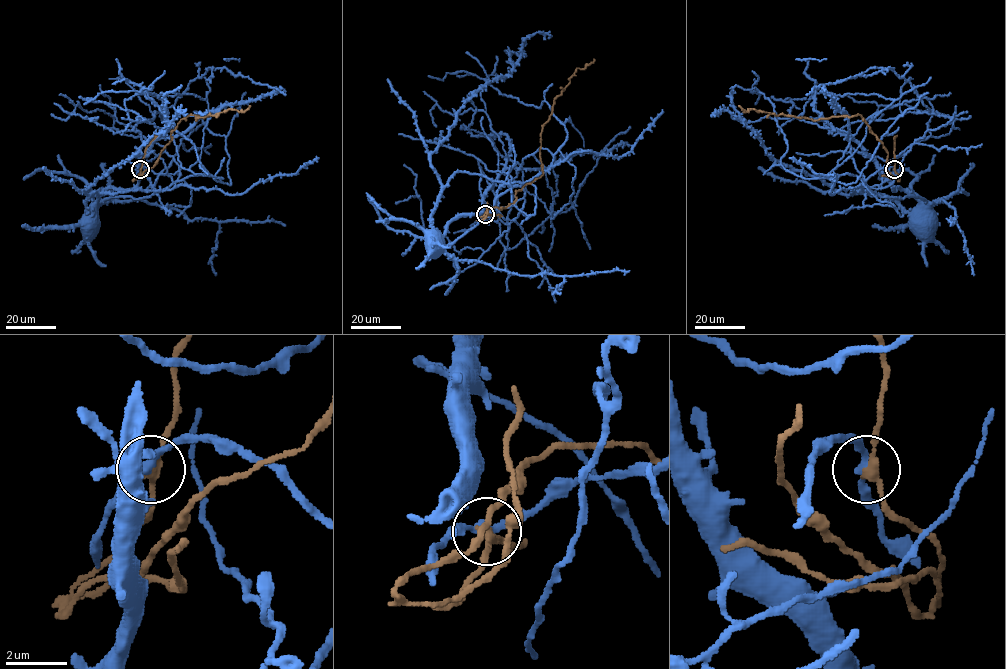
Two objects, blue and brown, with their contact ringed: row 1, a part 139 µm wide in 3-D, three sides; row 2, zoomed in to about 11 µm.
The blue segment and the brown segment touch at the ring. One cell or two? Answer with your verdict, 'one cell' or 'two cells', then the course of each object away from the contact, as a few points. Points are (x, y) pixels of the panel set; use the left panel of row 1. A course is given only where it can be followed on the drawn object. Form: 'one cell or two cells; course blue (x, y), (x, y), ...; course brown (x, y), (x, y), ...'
two cells; course blue (140, 169), (179, 177), (150, 197), (110, 197), (87, 210), (92, 195), (127, 190), (242, 194), (317, 158); course brown (140, 169), (132, 181), (151, 168), (182, 119), (194, 115), (196, 120), (229, 109), (245, 111), (249, 105)

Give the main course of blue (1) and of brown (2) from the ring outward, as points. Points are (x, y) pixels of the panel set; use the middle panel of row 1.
1: (484, 214), (524, 190), (444, 246), (431, 215), (456, 172), (528, 182), (576, 152), (620, 156), (662, 110)
2: (484, 214), (477, 219), (490, 207), (513, 203), (515, 192), (543, 174), (541, 132), (553, 100), (593, 59)

